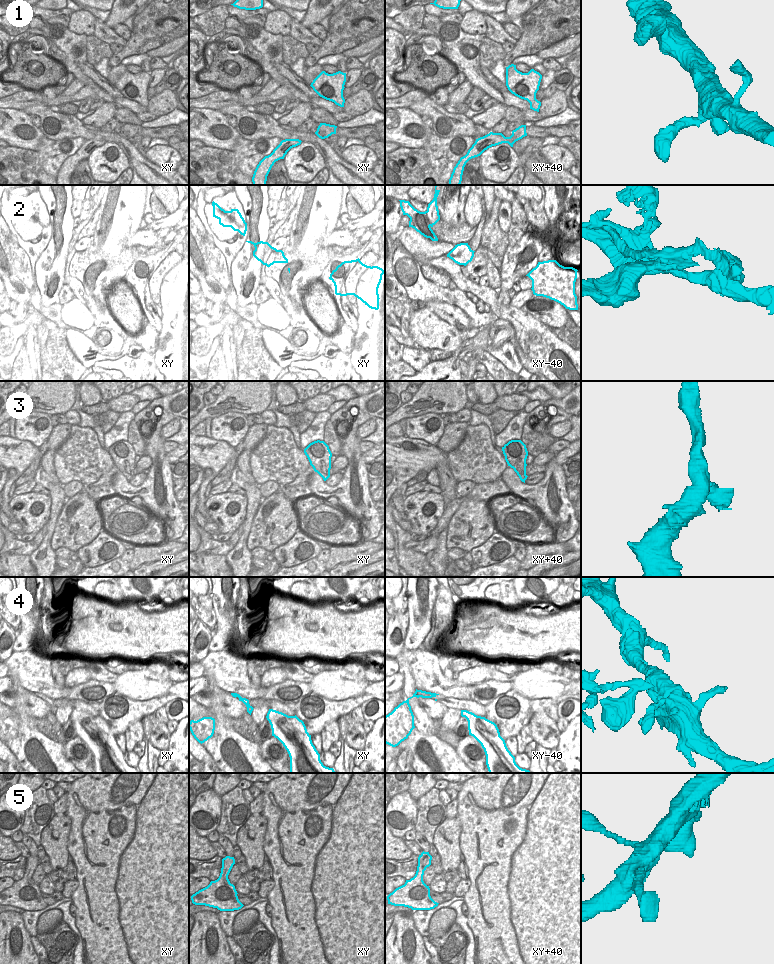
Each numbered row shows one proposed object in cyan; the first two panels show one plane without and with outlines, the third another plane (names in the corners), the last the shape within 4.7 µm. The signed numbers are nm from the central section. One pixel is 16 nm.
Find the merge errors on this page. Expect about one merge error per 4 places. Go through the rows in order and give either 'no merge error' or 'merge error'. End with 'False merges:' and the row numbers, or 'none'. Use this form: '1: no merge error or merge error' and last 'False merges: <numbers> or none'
1: no merge error
2: merge error
3: no merge error
4: merge error
5: no merge error
False merges: 2, 4

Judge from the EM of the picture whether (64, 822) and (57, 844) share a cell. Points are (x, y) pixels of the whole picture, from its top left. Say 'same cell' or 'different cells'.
same cell

